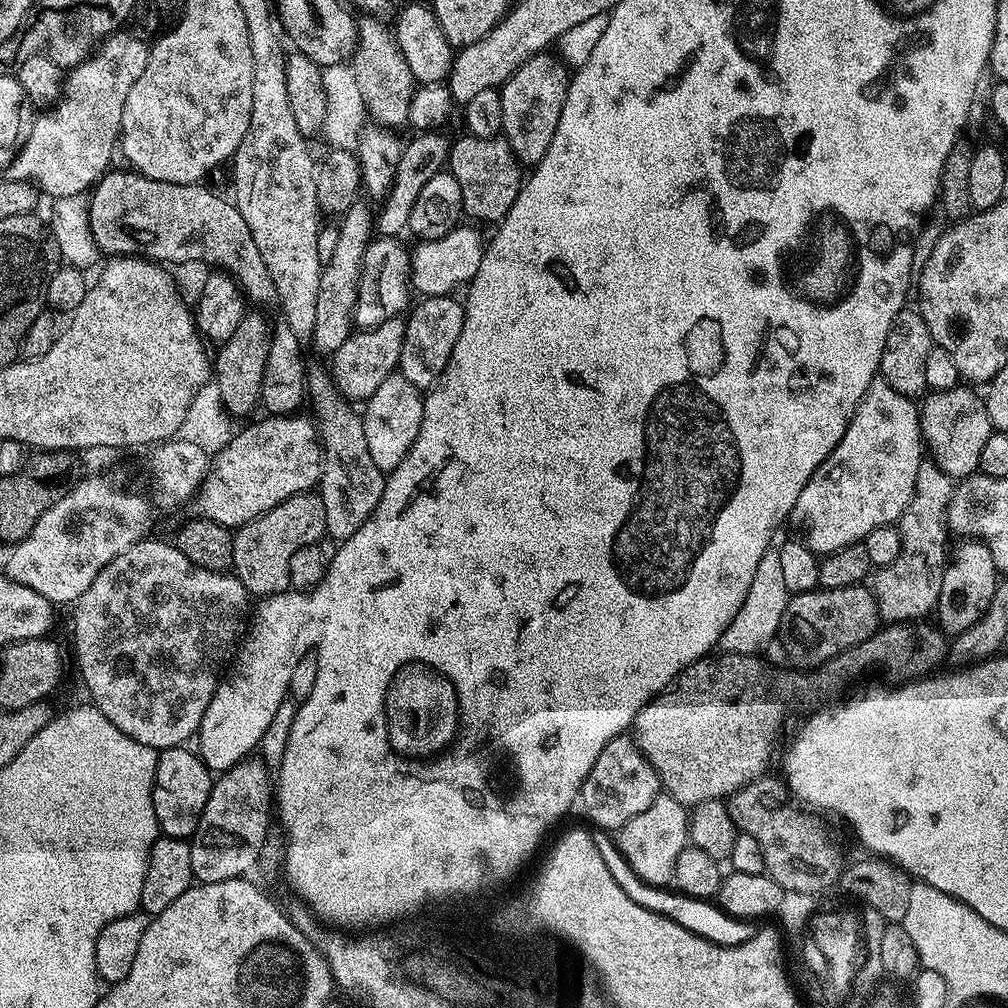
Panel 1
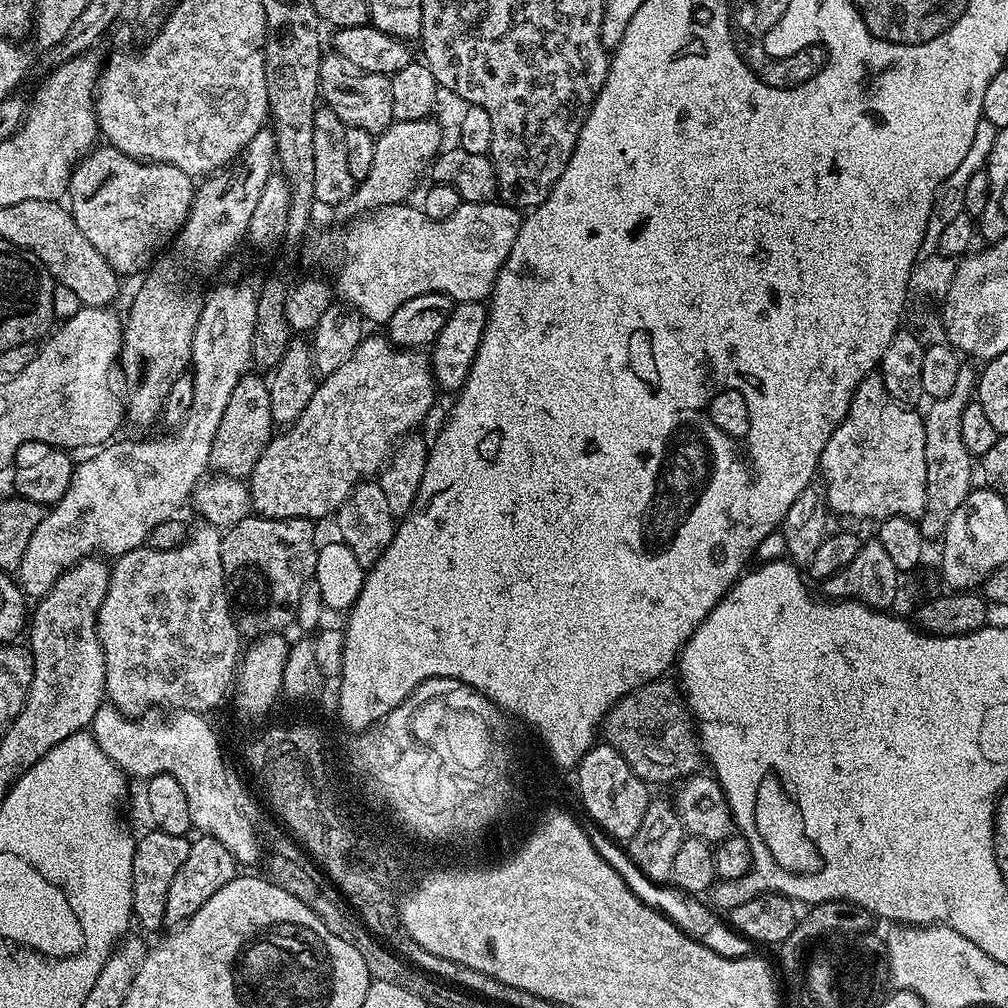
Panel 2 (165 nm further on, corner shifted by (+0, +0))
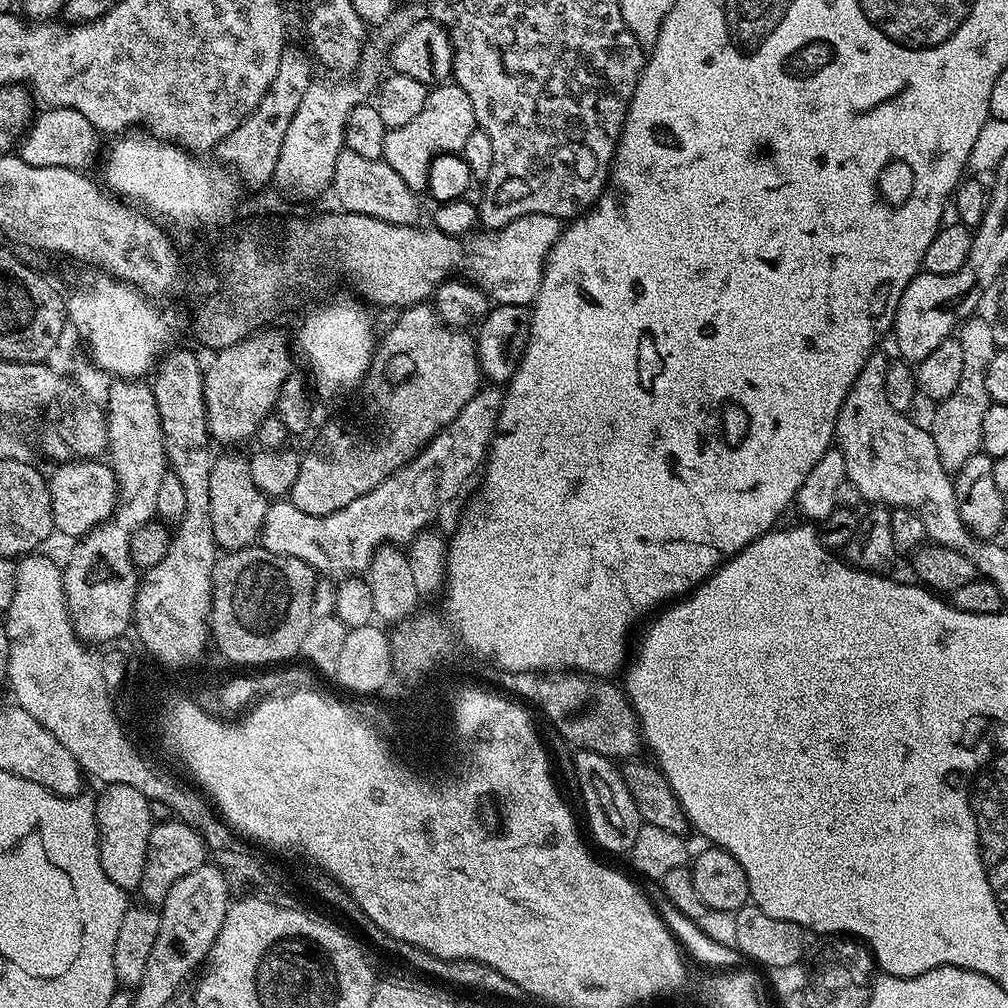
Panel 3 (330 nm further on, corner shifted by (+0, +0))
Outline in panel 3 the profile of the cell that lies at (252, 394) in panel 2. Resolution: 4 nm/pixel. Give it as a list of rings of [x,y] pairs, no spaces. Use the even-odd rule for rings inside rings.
[[[220,456],[212,461],[210,470],[210,526],[214,526],[216,547],[220,550],[235,550],[247,548],[257,543],[262,522],[266,516],[270,500],[264,493],[254,486],[254,478],[250,476],[249,457],[245,456]]]

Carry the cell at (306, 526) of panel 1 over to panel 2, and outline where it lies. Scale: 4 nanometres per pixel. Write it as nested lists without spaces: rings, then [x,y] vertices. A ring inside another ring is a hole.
[[[250,515],[220,537],[224,583],[228,585],[232,614],[241,637],[283,633],[296,624],[302,590],[312,582],[318,549],[317,525],[306,518],[267,520]]]

